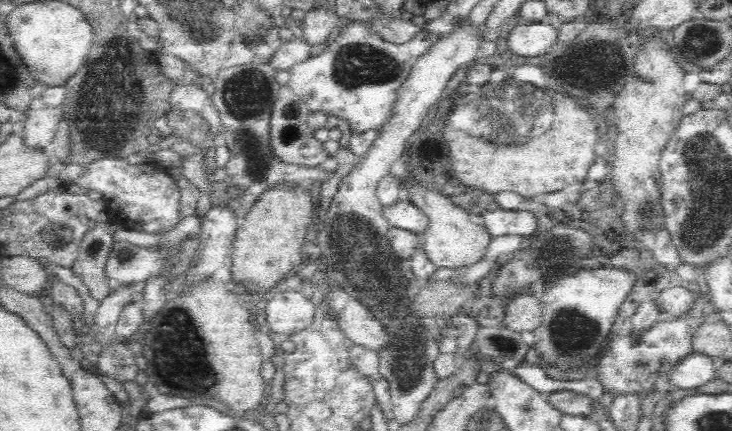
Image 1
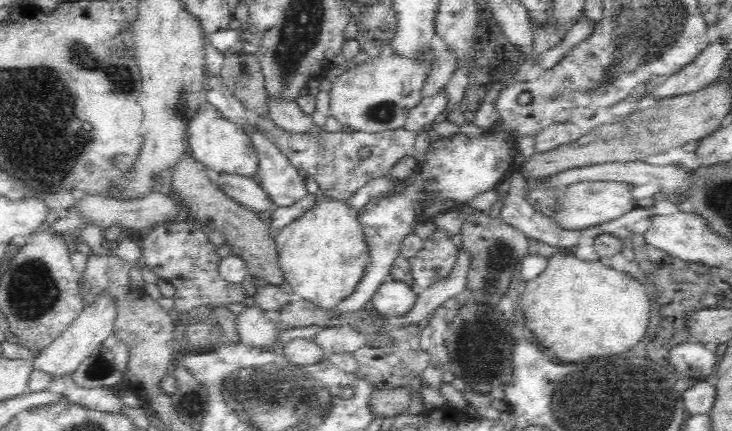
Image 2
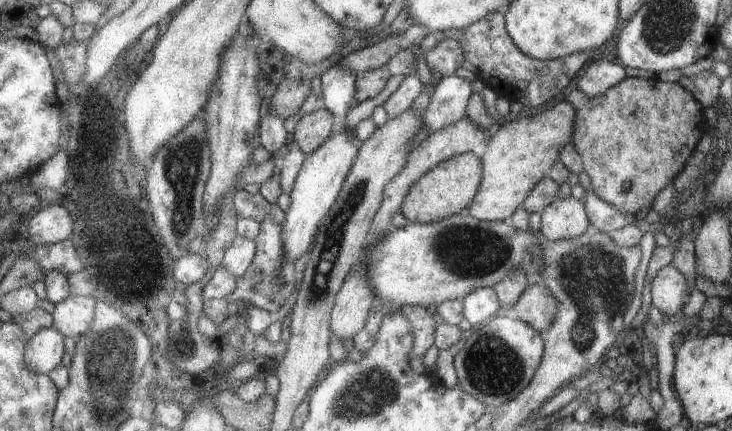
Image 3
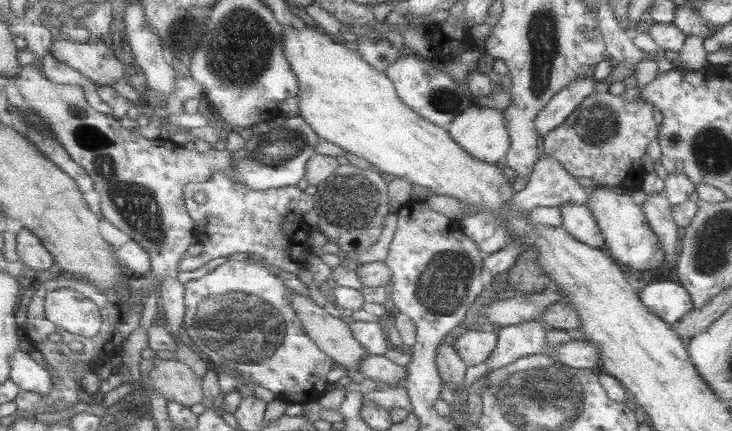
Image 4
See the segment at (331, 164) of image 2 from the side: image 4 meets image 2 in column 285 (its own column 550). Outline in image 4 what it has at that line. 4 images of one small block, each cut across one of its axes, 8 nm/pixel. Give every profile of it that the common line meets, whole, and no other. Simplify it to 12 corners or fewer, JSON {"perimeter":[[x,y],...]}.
{"perimeter":[[595,92],[541,138],[575,178],[643,188],[647,100]]}

